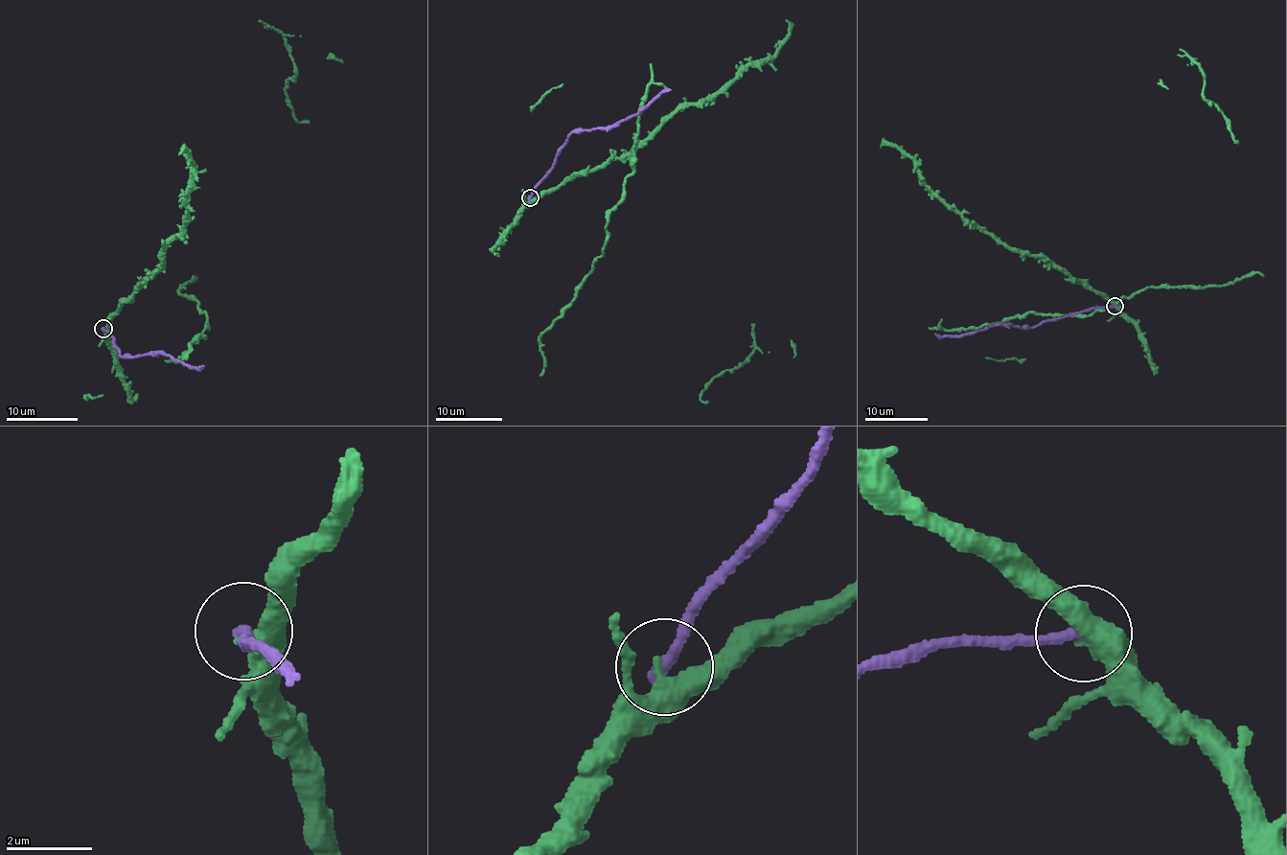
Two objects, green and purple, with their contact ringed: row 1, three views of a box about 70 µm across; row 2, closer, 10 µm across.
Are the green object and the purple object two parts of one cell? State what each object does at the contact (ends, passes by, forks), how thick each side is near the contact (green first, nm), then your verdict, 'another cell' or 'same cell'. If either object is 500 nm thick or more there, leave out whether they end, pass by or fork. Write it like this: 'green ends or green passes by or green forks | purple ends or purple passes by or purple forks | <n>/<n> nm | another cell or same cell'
green passes by | purple ends | 380/300 nm | another cell

